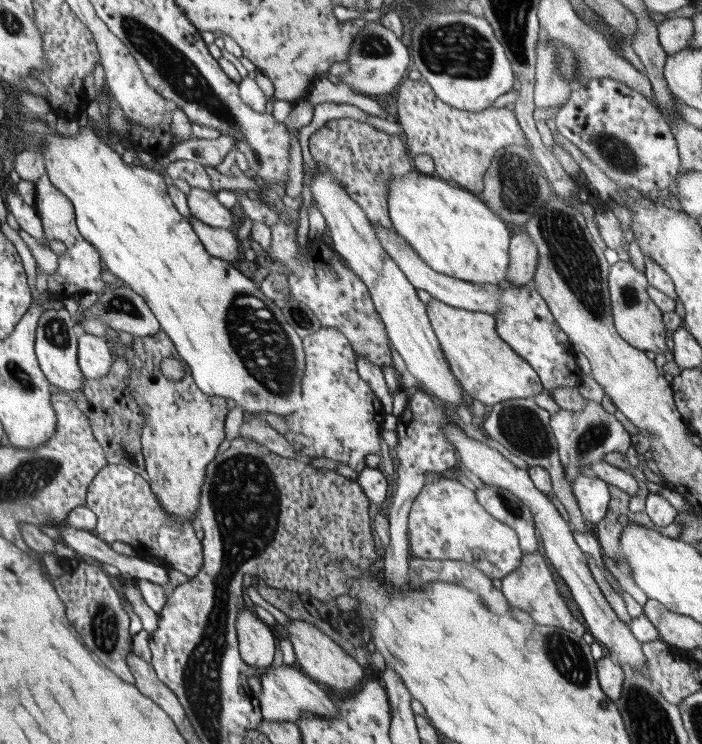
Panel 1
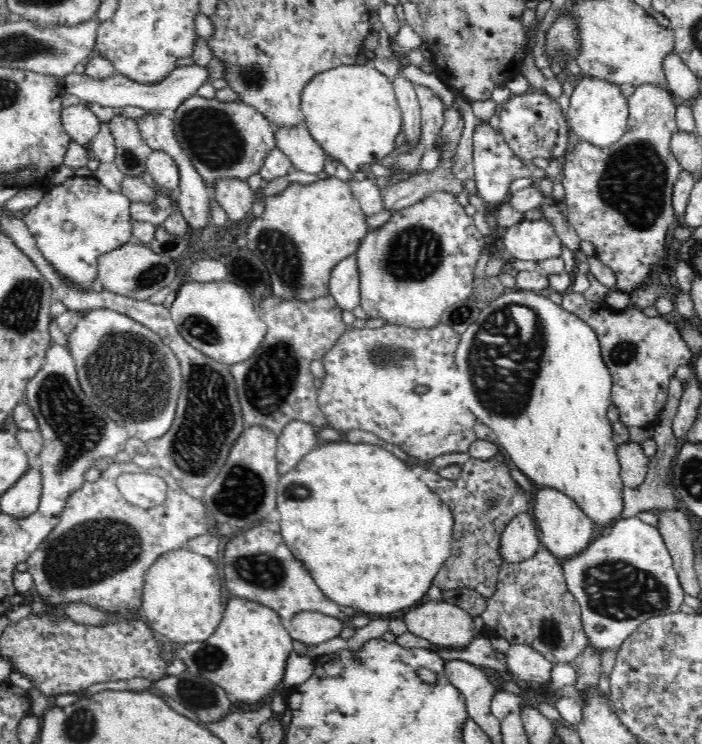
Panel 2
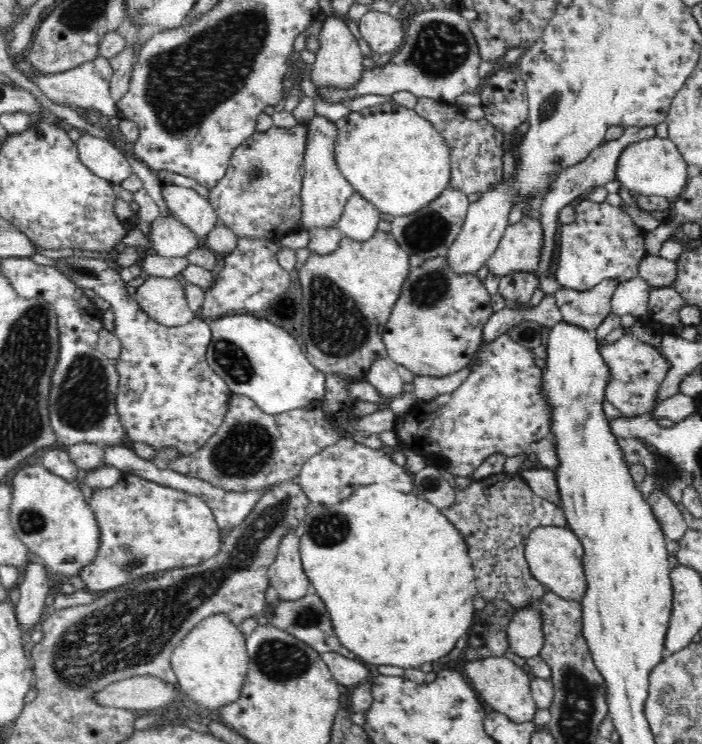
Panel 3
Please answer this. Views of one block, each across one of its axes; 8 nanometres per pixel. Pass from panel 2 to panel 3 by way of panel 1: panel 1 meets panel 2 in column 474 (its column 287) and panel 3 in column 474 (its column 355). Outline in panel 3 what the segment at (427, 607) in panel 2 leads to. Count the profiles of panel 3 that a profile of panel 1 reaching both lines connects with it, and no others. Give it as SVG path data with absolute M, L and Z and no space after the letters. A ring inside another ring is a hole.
M489 656L470 660L462 666L465 678L472 684L472 688L480 694L484 702L492 706L496 712L501 712L517 722L530 722L538 709L534 699L531 698L530 678L521 668L508 659L508 656Z

